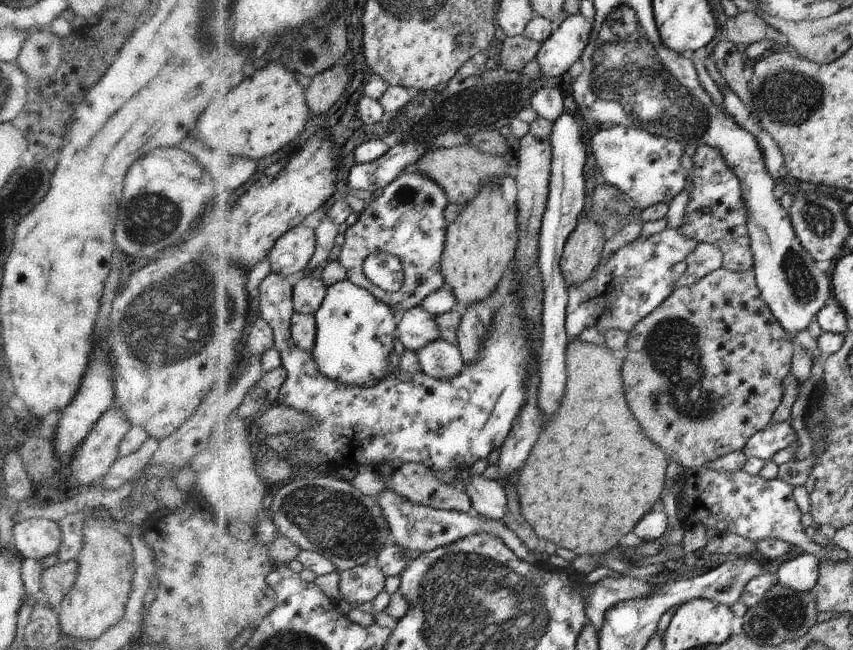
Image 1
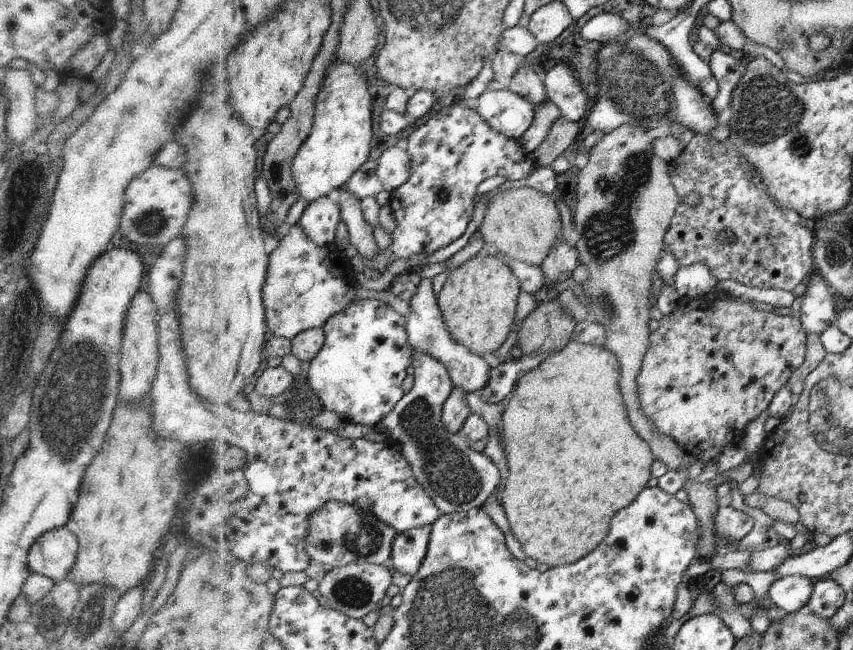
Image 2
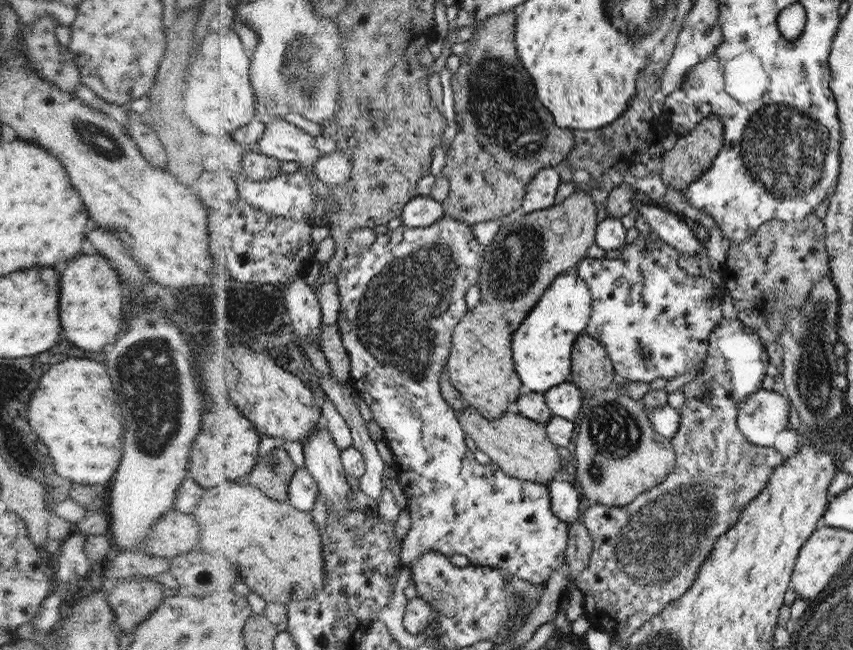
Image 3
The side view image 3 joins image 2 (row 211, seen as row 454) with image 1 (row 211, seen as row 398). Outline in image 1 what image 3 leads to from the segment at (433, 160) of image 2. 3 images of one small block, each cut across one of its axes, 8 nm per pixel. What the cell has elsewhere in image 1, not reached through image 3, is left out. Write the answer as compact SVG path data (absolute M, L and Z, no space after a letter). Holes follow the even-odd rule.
M416 169L402 173L398 180L383 190L381 197L367 206L356 224L346 231L346 241L338 260L347 269L348 278L358 286L372 291L393 309L408 312L422 305L429 296L447 284L443 273L443 256L450 225L444 212L450 203L447 190L430 175ZM382 253L397 256L404 265L404 288L392 294L374 284L365 271L368 258Z

